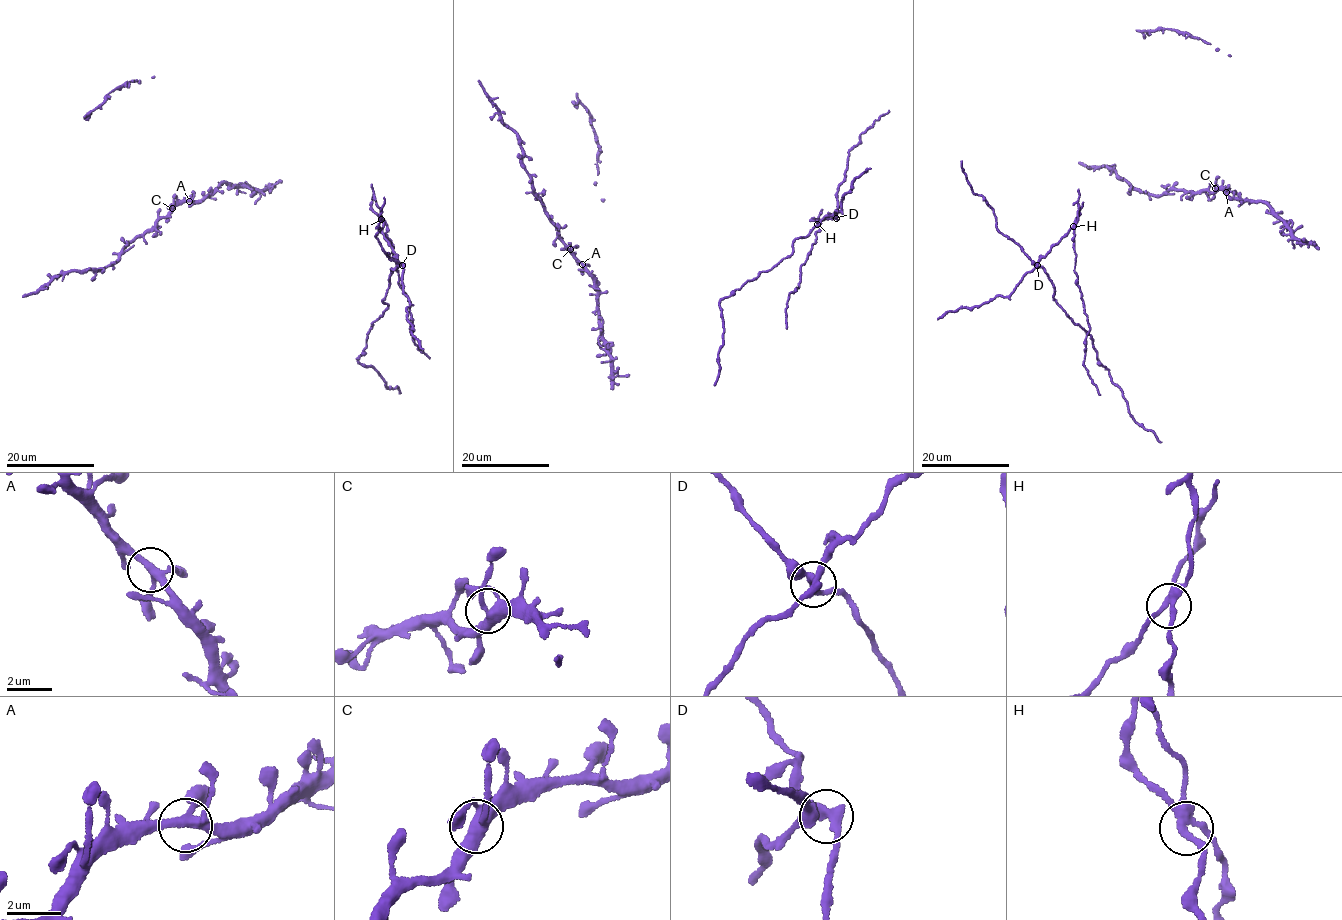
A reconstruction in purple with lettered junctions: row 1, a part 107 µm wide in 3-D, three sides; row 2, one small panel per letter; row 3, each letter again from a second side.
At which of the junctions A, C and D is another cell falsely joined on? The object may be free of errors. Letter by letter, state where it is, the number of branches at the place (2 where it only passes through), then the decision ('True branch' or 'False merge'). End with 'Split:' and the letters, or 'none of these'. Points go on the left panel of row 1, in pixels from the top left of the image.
A: Place: (189, 201). Branches: 4. True branch
C: Place: (172, 208). Branches: 4. True branch
D: Place: (402, 265). Branches: 4. False merge
Split: D

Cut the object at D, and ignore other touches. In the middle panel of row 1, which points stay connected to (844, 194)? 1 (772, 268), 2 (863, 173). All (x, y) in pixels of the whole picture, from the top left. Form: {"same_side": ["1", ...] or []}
{"same_side": ["2"]}

